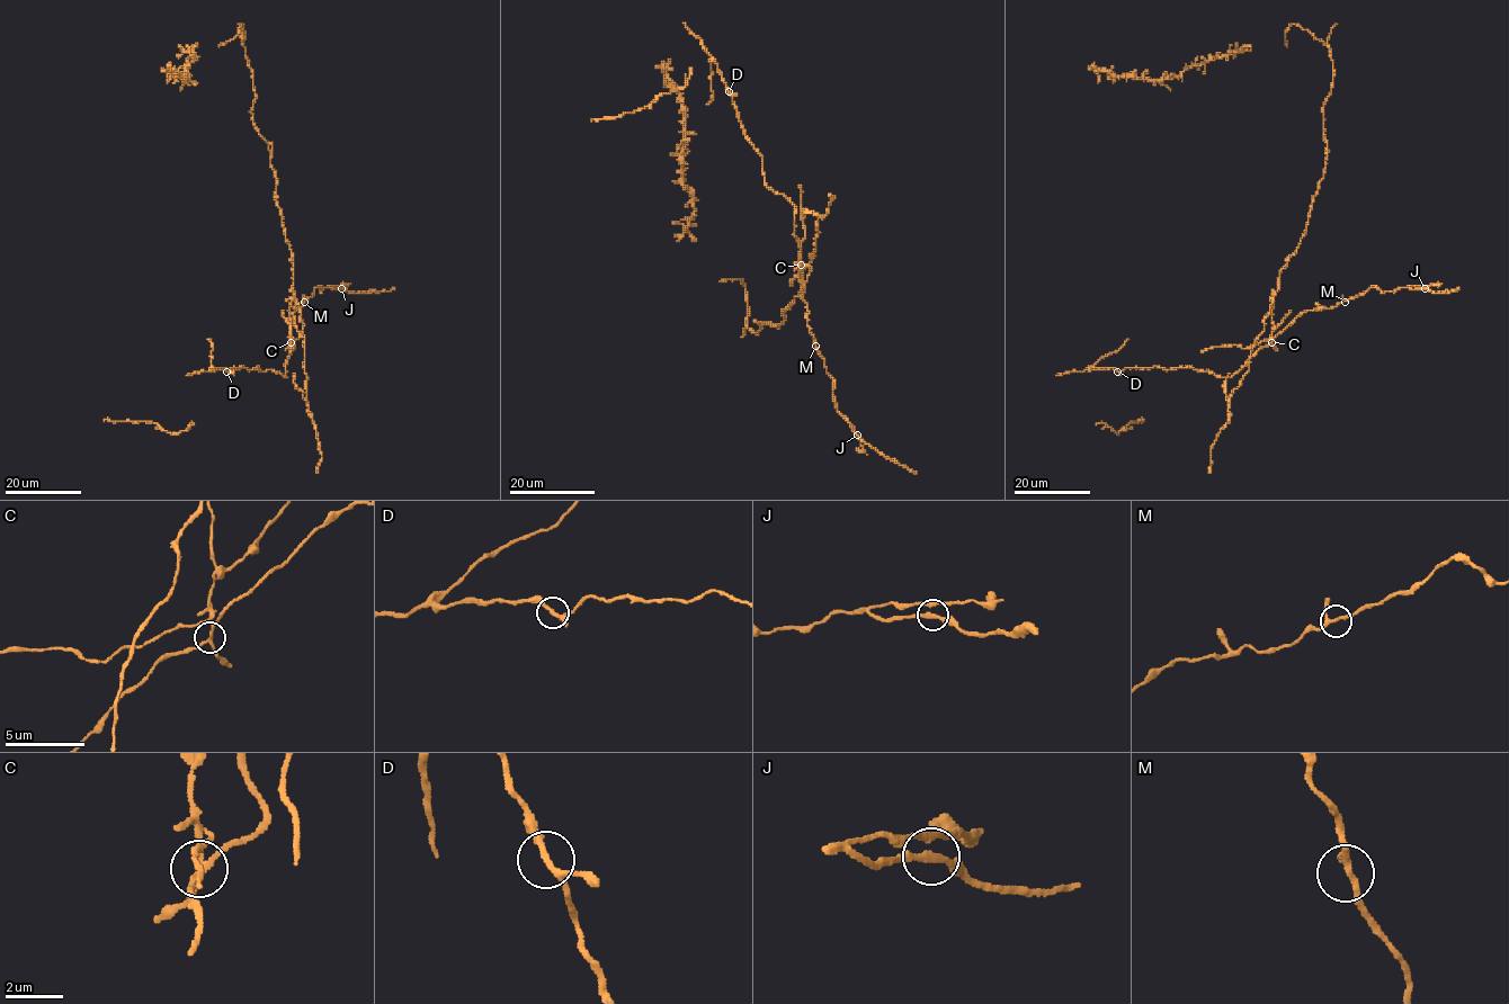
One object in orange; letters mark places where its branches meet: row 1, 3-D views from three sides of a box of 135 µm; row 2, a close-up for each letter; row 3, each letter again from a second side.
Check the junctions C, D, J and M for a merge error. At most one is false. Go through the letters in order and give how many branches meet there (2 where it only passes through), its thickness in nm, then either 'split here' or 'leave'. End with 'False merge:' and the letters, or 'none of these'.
C: 4 | 180 nm | split here
D: 3 | 200 nm | leave
J: 4 | 200 nm | leave
M: 3 | 200 nm | leave
False merge: C

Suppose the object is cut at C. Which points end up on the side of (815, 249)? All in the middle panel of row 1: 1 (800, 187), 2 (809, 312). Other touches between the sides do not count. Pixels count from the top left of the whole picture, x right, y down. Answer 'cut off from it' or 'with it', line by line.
1: with it
2: cut off from it

